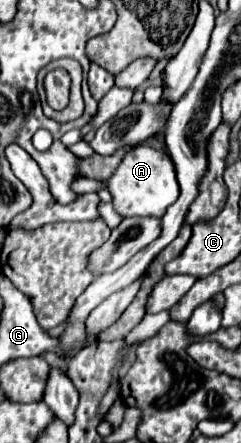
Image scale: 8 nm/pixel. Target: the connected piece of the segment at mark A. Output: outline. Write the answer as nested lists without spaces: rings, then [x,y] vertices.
[[[139,146],[127,152],[121,164],[117,166],[117,170],[113,172],[113,176],[109,178],[107,188],[113,196],[111,204],[121,218],[131,218],[131,216],[161,218],[165,210],[179,196],[179,184],[177,184],[173,162],[169,160],[167,154],[153,150],[149,146]]]

